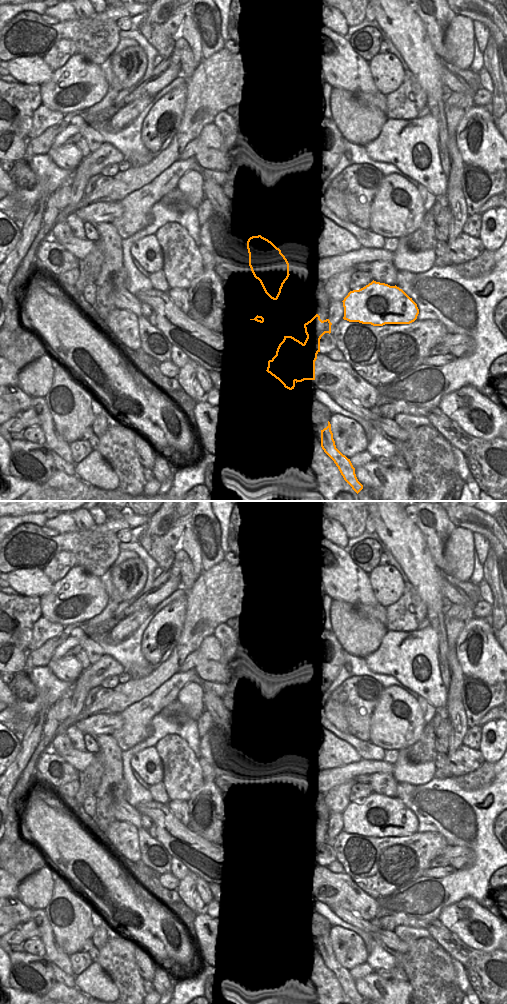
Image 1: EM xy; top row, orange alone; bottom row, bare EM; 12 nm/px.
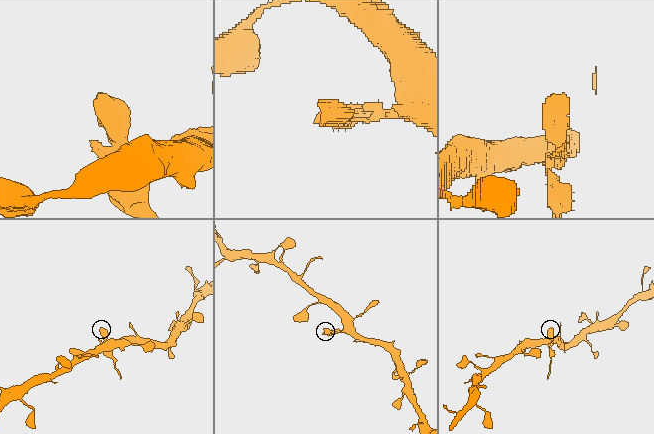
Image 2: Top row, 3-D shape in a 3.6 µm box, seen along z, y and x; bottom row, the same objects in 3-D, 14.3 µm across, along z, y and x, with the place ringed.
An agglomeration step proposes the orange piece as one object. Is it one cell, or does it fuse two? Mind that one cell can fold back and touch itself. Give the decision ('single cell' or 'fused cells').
fused cells

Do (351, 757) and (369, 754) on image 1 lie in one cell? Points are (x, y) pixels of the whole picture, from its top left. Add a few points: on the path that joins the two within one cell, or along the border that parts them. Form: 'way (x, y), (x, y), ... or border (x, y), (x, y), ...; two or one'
border (343, 739), (362, 758); two

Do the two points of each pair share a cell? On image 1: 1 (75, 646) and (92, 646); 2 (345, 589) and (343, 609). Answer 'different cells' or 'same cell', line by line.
1: different cells
2: different cells

